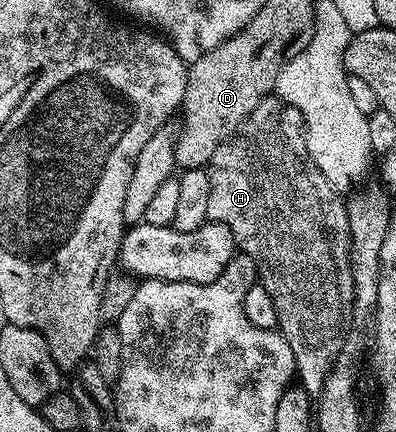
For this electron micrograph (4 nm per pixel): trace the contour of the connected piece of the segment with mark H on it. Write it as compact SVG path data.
M277 96L260 100L260 104L246 117L246 123L228 141L220 144L220 148L216 148L212 160L208 163L208 173L210 175L208 219L212 222L224 224L229 228L237 249L241 253L247 254L258 265L257 277L260 279L260 284L268 292L268 296L272 296L272 300L276 304L277 329L285 334L288 344L292 348L292 356L294 357L300 385L311 396L317 396L324 388L324 380L333 368L338 354L342 351L342 343L346 340L348 327L354 313L354 280L352 278L352 264L350 263L350 211L347 203L345 201L342 203L343 195L327 180L324 172L320 172L320 168L310 158L310 153L306 147L306 123L302 120L302 113L295 106L287 106Z

